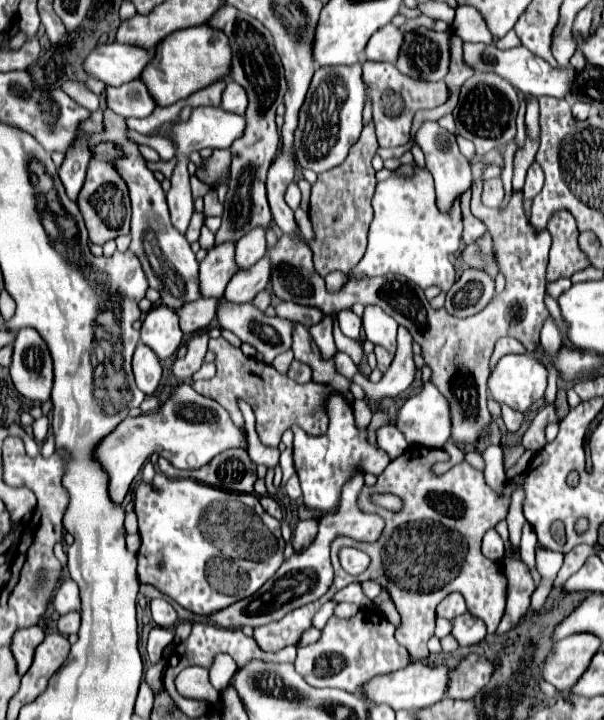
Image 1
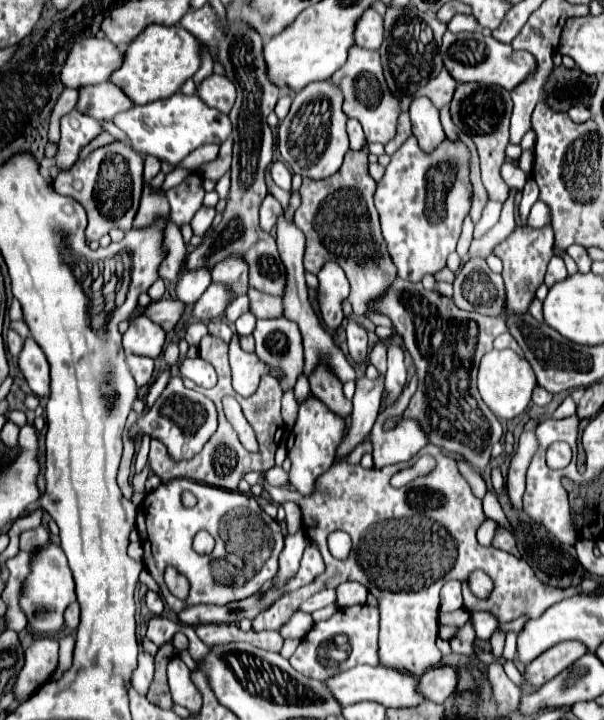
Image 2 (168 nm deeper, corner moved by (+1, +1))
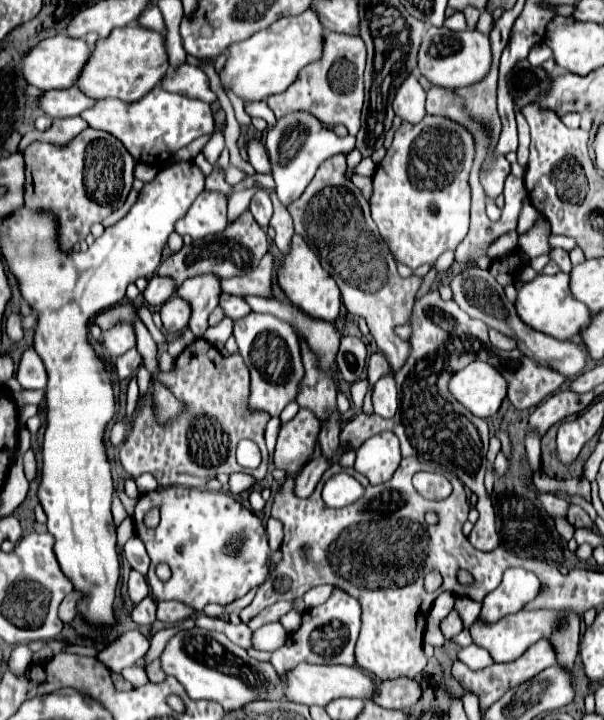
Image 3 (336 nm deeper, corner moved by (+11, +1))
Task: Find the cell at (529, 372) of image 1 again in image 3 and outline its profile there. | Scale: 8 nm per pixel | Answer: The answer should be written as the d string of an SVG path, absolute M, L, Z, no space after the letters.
M474 361L452 375L448 389L472 415L488 419L500 409L508 383L492 365Z

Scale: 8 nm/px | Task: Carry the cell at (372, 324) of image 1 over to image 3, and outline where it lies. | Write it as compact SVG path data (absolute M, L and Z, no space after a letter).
M388 373L384 379L380 379L374 385L372 401L374 401L376 415L380 415L384 419L392 419L394 417L394 413L398 409L398 393L396 393L396 385L394 385L394 379L392 379L392 373Z

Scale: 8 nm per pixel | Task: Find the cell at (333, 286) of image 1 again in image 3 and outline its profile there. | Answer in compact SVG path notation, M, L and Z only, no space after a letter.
M300 235L292 237L290 251L284 255L282 263L276 269L276 283L278 283L278 287L282 287L286 299L292 305L300 307L304 313L318 317L318 319L326 319L326 321L334 321L338 317L340 289L338 289L336 281L328 275L328 271L322 269L314 251L308 247L308 243L304 243L304 239Z

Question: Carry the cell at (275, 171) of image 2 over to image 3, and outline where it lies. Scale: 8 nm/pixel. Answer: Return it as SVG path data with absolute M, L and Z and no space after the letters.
M250 139L246 145L248 161L256 169L256 173L270 173L270 159L264 143L260 139Z

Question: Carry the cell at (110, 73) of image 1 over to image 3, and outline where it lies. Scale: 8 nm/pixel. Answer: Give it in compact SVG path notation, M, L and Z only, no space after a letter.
M54 35L54 37L42 39L36 47L32 47L28 53L24 53L20 71L28 85L34 85L42 91L64 89L64 87L72 87L76 83L88 57L90 57L90 47L84 43L84 39L72 39L68 35Z

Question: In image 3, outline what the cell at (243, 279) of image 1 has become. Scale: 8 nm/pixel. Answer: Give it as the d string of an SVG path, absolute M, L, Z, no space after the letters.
M172 297L172 299L168 299L168 303L164 303L160 307L160 317L162 317L162 325L168 333L180 333L182 329L188 327L190 305L180 297Z

